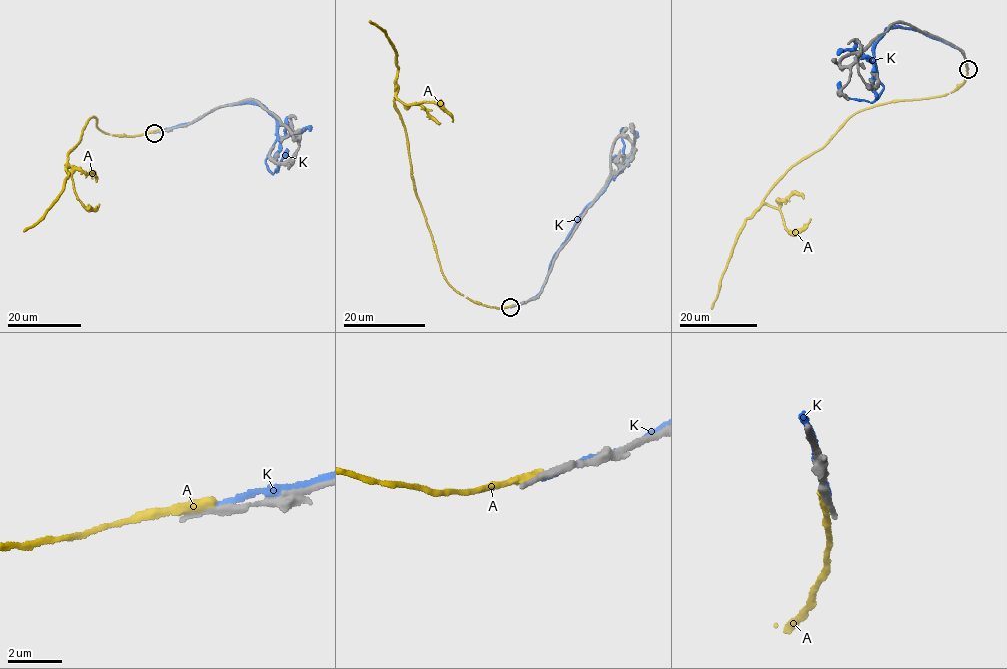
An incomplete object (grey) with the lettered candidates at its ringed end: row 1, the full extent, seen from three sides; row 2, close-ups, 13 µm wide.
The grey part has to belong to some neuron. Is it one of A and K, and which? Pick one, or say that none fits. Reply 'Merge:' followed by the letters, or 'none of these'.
Merge: none of these

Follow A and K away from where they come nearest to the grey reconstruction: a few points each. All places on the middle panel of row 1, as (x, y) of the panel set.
A: (512, 306), (474, 303), (457, 293), (441, 271), (394, 103), (397, 54), (387, 33), (370, 20)
K: (518, 305), (532, 299), (542, 289), (553, 256), (576, 219), (618, 173), (624, 160), (621, 131)

